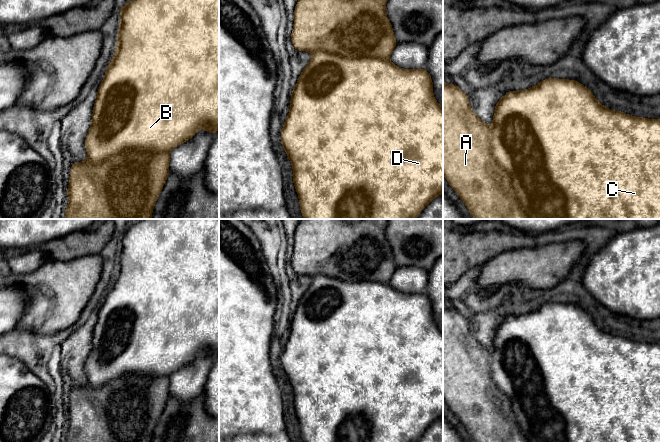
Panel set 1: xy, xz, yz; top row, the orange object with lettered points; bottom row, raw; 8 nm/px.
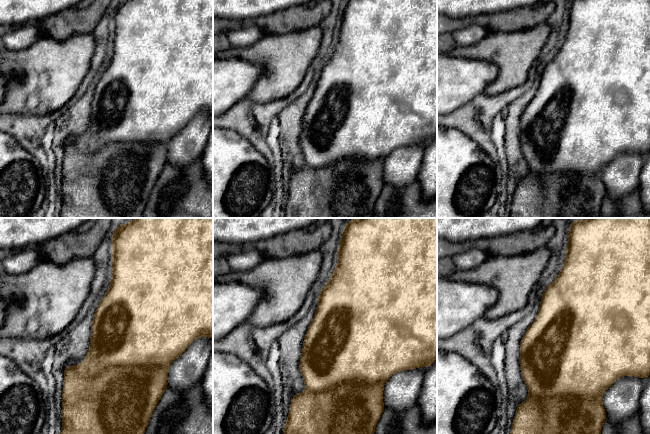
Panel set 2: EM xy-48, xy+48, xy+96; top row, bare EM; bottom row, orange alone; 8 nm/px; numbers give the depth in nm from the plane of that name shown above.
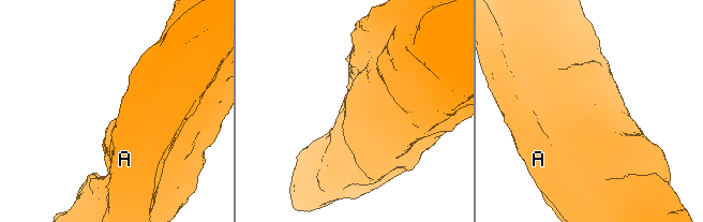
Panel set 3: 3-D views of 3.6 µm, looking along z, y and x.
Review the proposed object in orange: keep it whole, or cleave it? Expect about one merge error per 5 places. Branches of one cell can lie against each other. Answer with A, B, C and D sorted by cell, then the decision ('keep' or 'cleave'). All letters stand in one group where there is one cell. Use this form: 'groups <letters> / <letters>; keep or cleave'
groups A / B C D; cleave

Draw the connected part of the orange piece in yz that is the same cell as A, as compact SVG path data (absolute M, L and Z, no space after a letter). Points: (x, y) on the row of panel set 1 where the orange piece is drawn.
M443 83L443 175L475 219L530 219L516 196L507 171L491 151L489 126L470 108L469 97L457 85Z

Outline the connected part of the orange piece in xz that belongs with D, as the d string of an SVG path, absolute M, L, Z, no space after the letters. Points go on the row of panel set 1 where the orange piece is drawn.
M315 51L293 88L290 112L280 141L293 166L293 182L304 219L416 219L436 196L443 193L443 108L433 96L432 79L424 68L401 69L389 59L344 58Z

